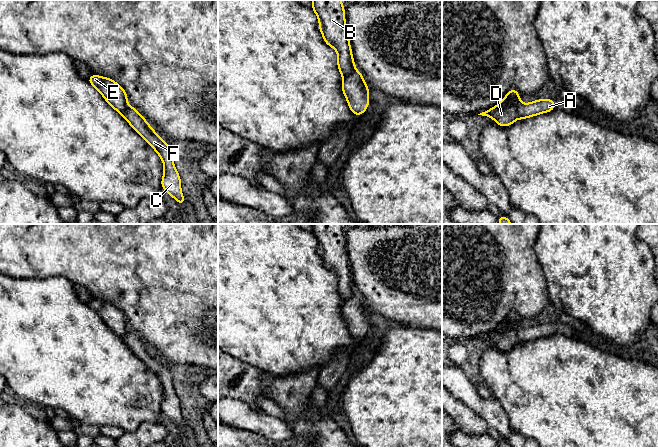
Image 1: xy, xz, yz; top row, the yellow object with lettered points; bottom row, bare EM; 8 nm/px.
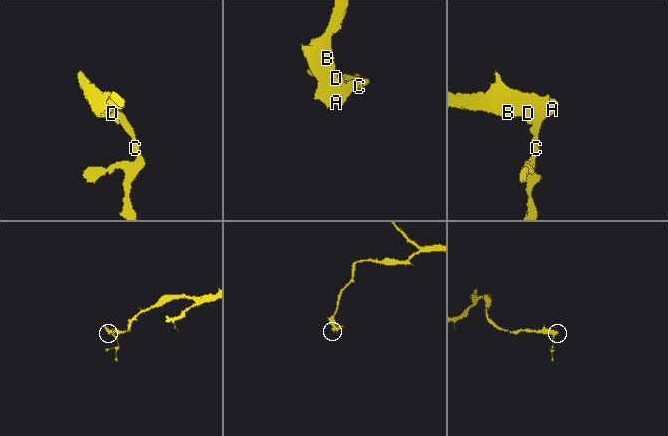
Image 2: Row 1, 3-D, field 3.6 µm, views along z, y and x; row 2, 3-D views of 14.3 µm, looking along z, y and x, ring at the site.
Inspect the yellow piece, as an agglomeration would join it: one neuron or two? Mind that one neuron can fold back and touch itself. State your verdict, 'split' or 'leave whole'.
split

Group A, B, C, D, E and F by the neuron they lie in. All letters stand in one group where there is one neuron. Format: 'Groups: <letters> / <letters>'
Groups: A C F / B D E

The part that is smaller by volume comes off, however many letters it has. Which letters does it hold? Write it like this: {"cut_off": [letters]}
{"cut_off": ["A", "C", "F"]}

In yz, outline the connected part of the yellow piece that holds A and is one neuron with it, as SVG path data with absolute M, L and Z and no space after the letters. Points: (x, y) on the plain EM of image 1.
M551 322L534 324L531 327L520 328L517 333L517 343L525 343L541 337L547 337L555 332L554 324Z

